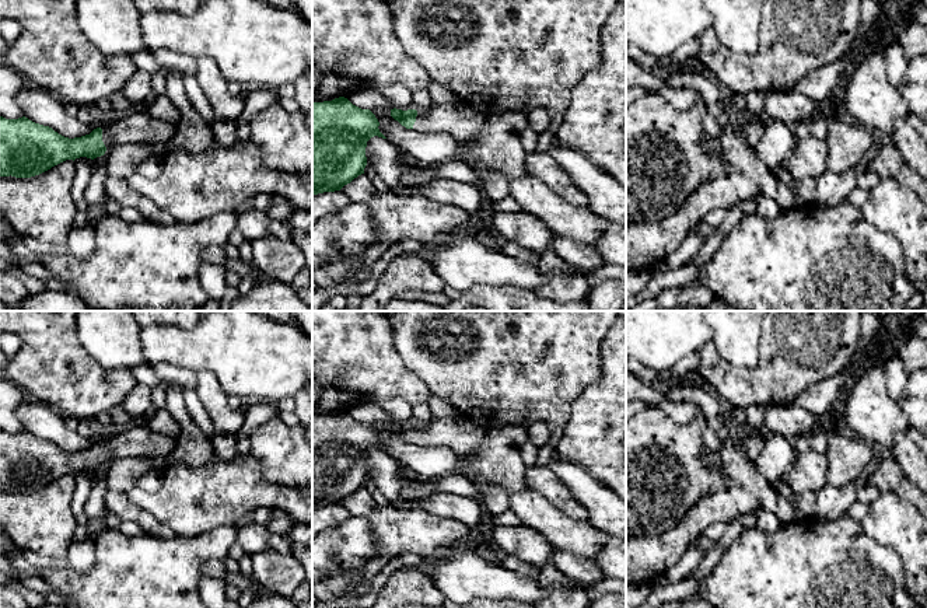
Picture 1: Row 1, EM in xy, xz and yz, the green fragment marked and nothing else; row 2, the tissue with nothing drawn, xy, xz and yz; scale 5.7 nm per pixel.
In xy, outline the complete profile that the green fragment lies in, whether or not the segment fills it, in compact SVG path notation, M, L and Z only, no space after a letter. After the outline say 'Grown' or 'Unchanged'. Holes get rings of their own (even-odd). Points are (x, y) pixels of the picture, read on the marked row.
M139 106L90 134L69 139L25 116L0 116L0 177L31 178L66 160L101 157L113 144L165 143L176 125L155 119Z. Grown

